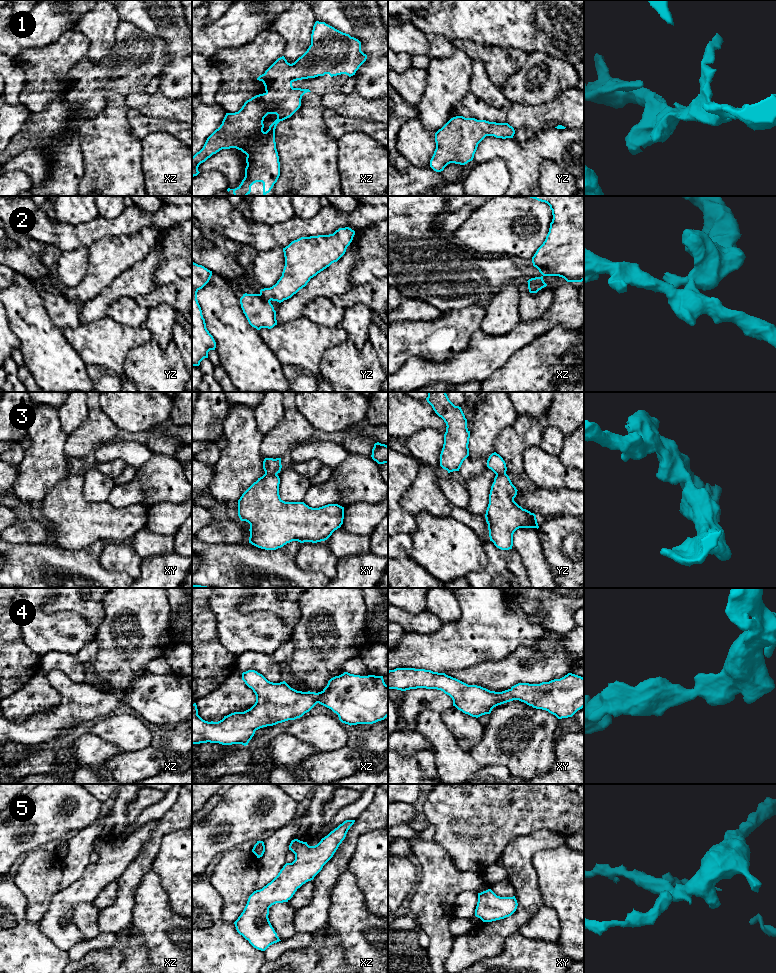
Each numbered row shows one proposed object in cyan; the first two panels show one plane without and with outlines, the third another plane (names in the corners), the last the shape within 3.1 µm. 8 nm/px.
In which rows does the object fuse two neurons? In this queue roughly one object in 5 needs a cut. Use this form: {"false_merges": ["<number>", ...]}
{"false_merges": ["2", "3"]}

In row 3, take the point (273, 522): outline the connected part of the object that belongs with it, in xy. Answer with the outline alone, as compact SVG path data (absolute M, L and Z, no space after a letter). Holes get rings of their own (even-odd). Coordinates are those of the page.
M265 473L258 478L238 500L238 516L250 524L249 543L265 549L276 550L292 541L317 543L327 540L341 527L344 507L328 504L312 508L304 502L285 502L279 495L280 478L277 474Z

